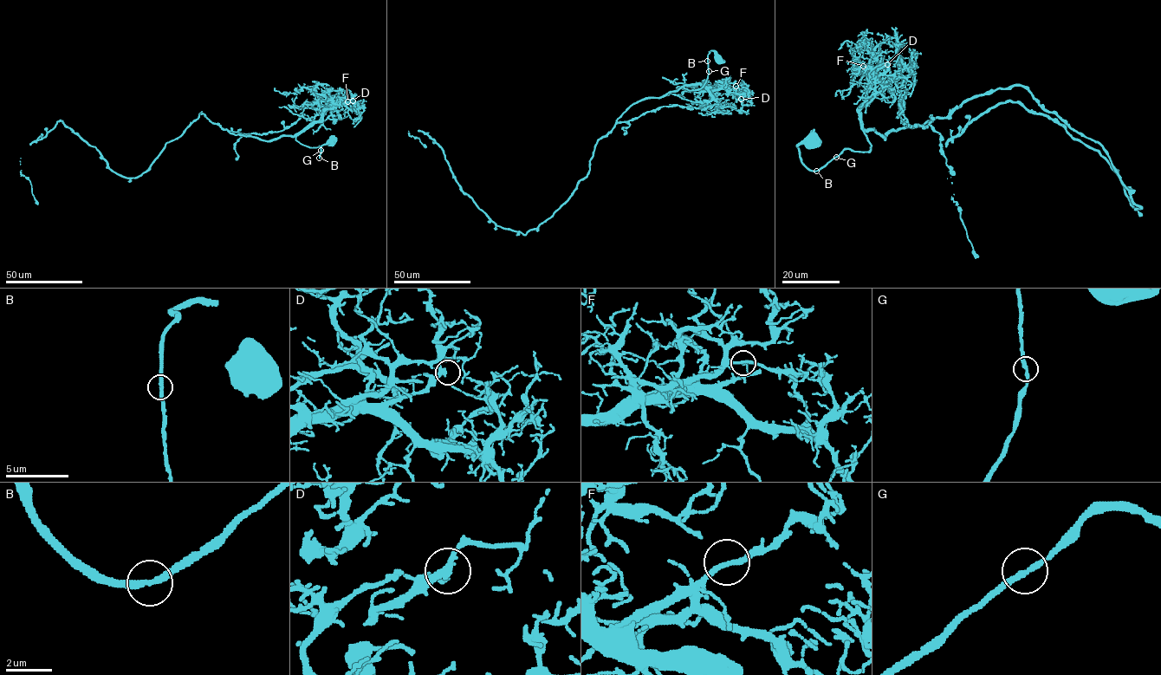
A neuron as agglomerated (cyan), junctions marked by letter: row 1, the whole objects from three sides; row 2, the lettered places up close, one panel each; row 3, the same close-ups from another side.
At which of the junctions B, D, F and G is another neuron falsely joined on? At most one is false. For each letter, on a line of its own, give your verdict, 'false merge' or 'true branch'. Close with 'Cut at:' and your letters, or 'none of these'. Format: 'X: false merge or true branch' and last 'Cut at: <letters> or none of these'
B: true branch
D: true branch
F: true branch
G: true branch
Cut at: none of these

